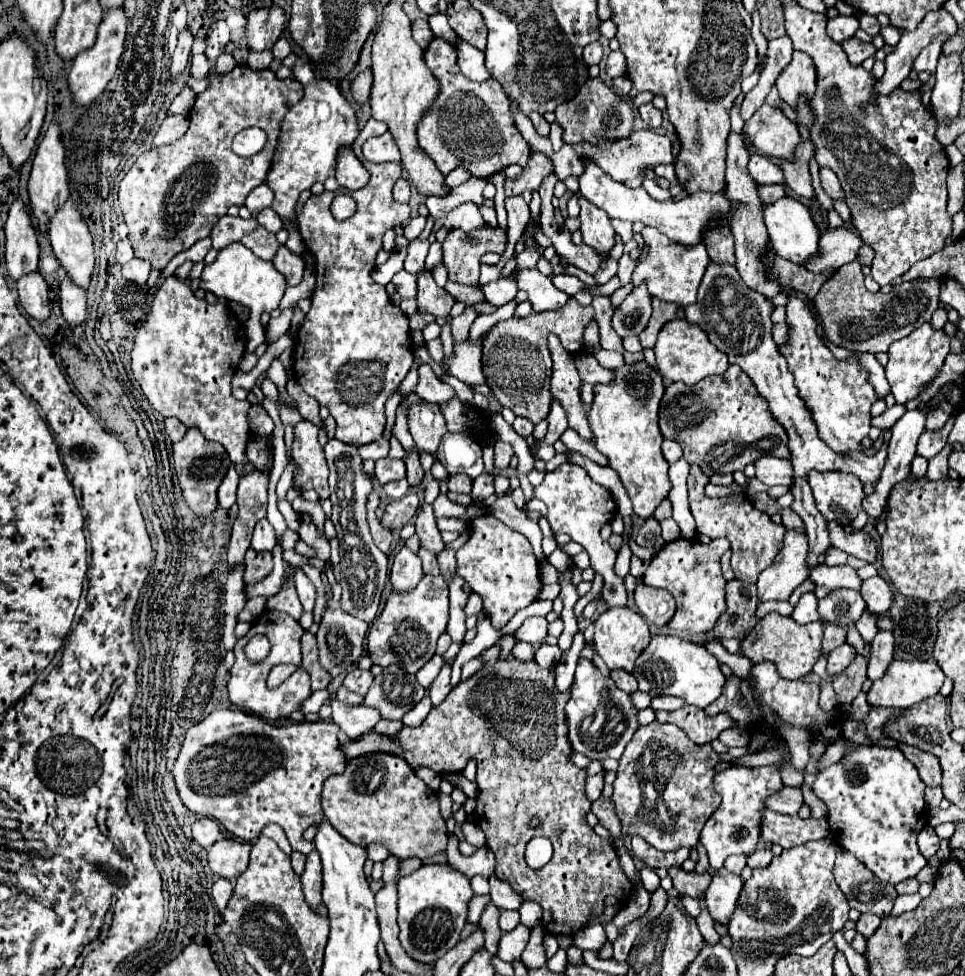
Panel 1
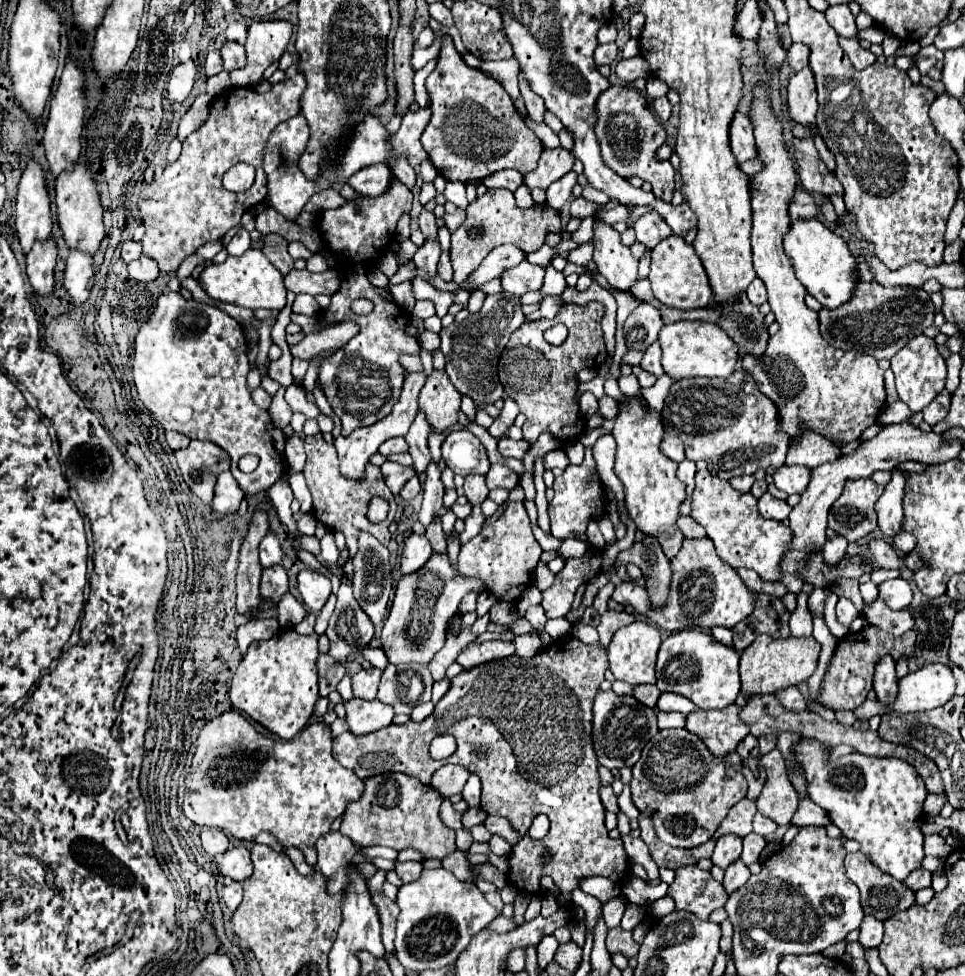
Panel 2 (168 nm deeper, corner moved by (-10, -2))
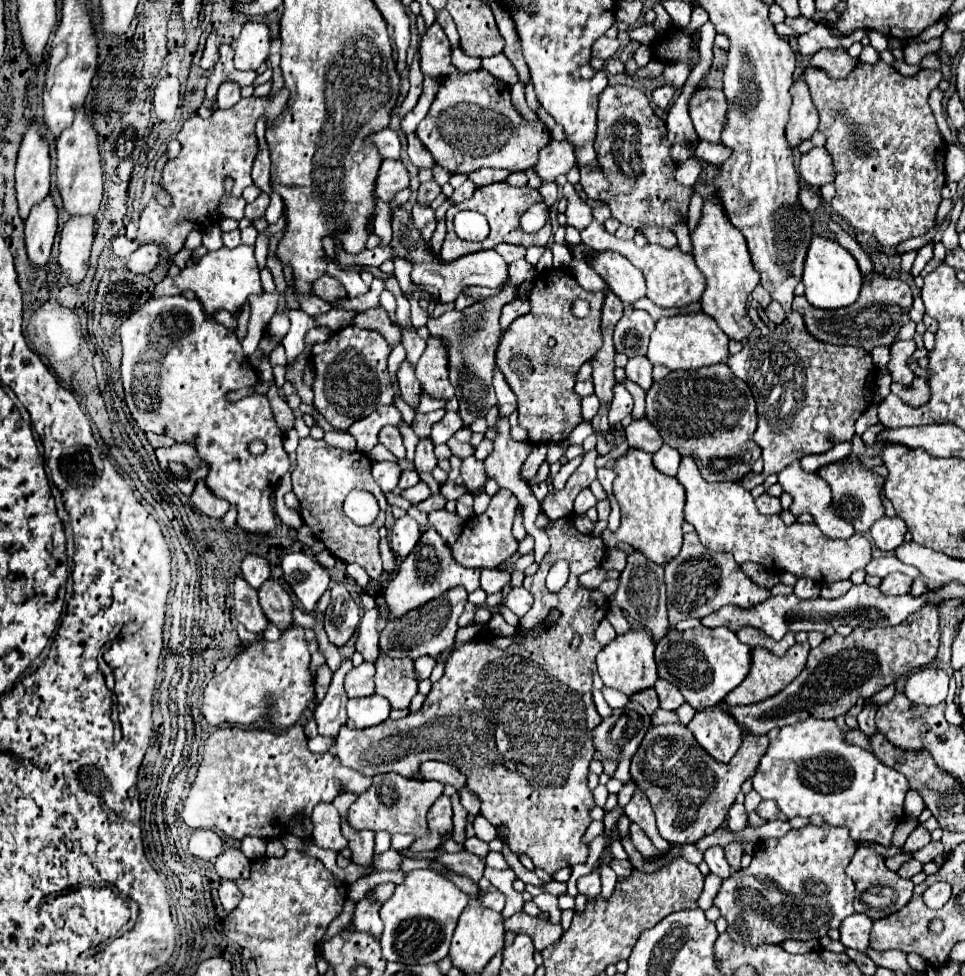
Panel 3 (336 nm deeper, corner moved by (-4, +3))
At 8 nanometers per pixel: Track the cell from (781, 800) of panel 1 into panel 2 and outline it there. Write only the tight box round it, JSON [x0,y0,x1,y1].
[756,749,798,825]

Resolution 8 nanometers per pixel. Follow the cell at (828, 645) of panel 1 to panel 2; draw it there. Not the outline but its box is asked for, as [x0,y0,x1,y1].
[836,597,860,627]

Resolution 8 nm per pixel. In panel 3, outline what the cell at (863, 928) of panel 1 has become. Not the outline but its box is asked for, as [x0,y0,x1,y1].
[840,914,872,952]

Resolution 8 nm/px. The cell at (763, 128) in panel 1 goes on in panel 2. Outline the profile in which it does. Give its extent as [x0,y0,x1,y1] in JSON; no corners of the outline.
[794,137,844,195]

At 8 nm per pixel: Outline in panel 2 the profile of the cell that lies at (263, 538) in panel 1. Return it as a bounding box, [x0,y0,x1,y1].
[260,533,282,569]

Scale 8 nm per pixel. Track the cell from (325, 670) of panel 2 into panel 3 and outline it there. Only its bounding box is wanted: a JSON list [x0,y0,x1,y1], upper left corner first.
[316,664,332,702]

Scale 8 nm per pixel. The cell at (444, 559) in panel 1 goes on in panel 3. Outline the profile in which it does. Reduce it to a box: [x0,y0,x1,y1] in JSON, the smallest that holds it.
[460,456,486,494]

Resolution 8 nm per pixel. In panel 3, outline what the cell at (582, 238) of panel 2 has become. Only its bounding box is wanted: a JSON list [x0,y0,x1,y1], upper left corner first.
[584,220,706,308]

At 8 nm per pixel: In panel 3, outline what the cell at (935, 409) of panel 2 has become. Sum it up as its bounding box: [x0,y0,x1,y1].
[892,378,932,408]

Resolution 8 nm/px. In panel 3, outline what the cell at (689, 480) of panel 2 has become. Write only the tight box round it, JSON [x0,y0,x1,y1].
[654,446,680,476]

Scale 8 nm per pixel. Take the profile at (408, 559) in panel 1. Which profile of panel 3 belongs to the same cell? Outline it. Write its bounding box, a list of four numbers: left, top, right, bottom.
[390,516,422,558]

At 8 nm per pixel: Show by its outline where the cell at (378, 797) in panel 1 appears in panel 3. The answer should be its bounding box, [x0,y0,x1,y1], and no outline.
[348,772,444,838]

